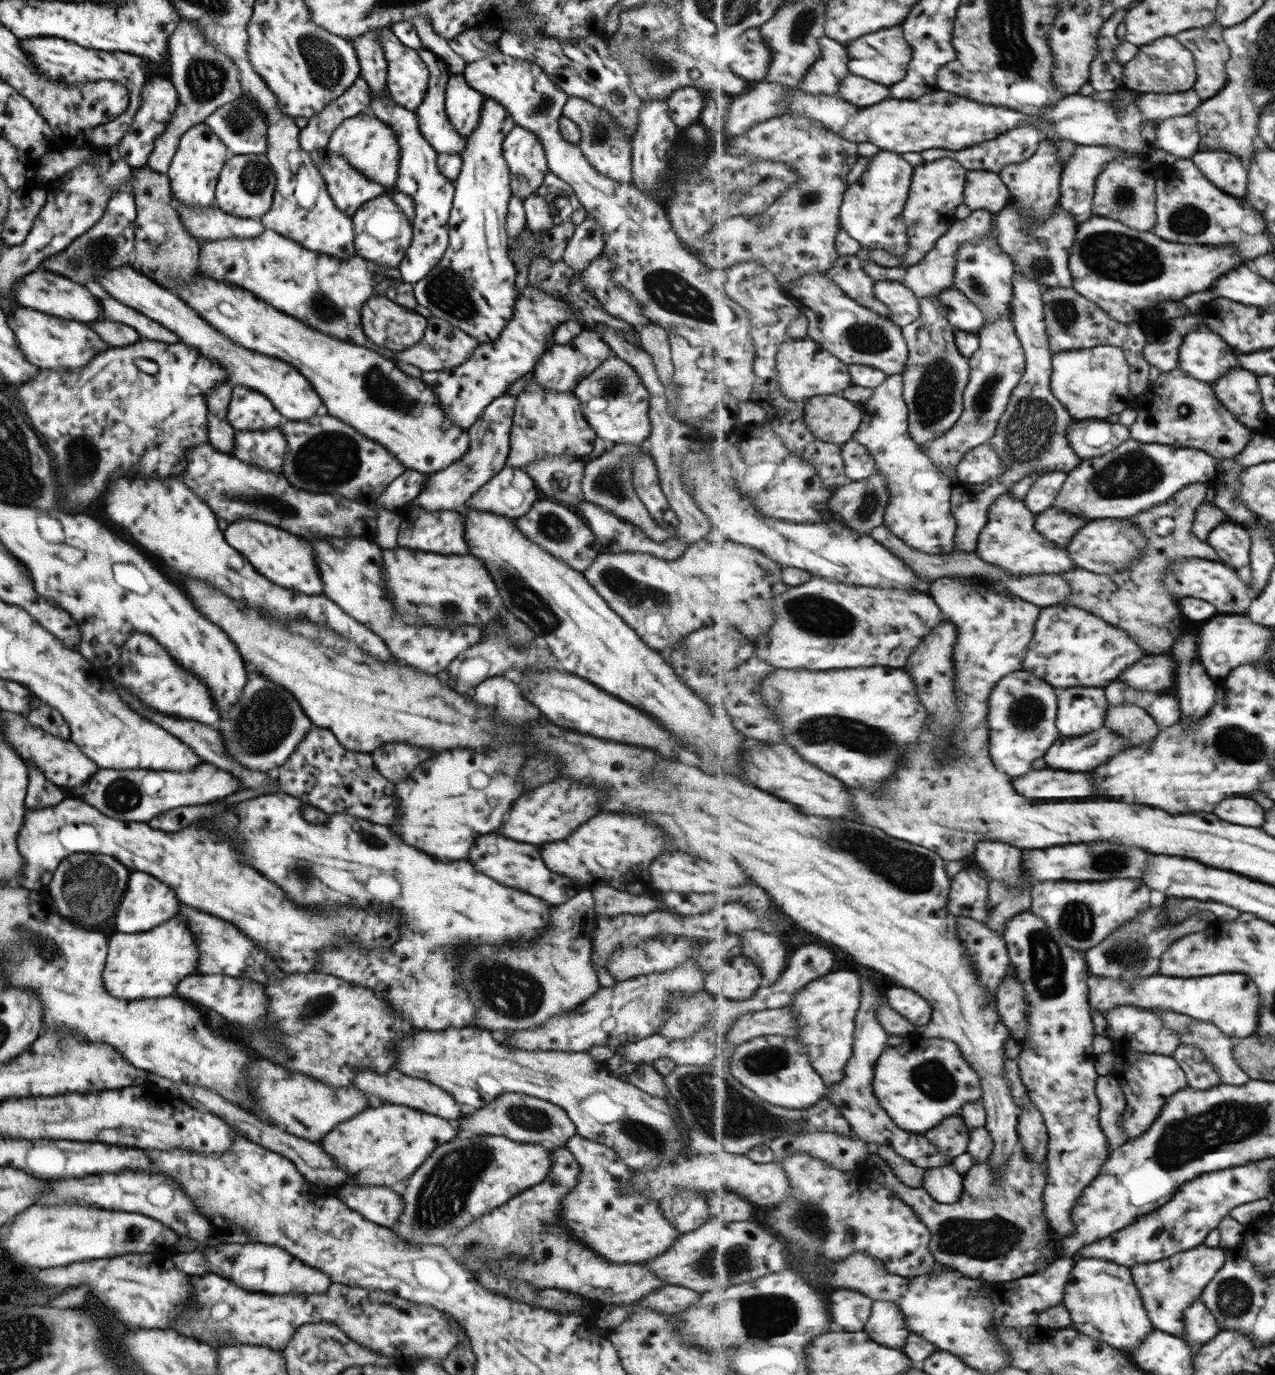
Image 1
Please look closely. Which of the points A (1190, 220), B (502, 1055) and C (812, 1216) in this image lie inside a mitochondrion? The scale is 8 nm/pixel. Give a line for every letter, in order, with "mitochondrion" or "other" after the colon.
A: mitochondrion
B: other
C: mitochondrion

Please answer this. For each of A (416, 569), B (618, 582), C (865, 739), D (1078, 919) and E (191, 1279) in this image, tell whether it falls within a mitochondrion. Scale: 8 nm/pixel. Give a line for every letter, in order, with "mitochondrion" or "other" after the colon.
A: other
B: mitochondrion
C: mitochondrion
D: mitochondrion
E: other

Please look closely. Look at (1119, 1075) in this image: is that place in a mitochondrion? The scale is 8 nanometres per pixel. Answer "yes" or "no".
no

